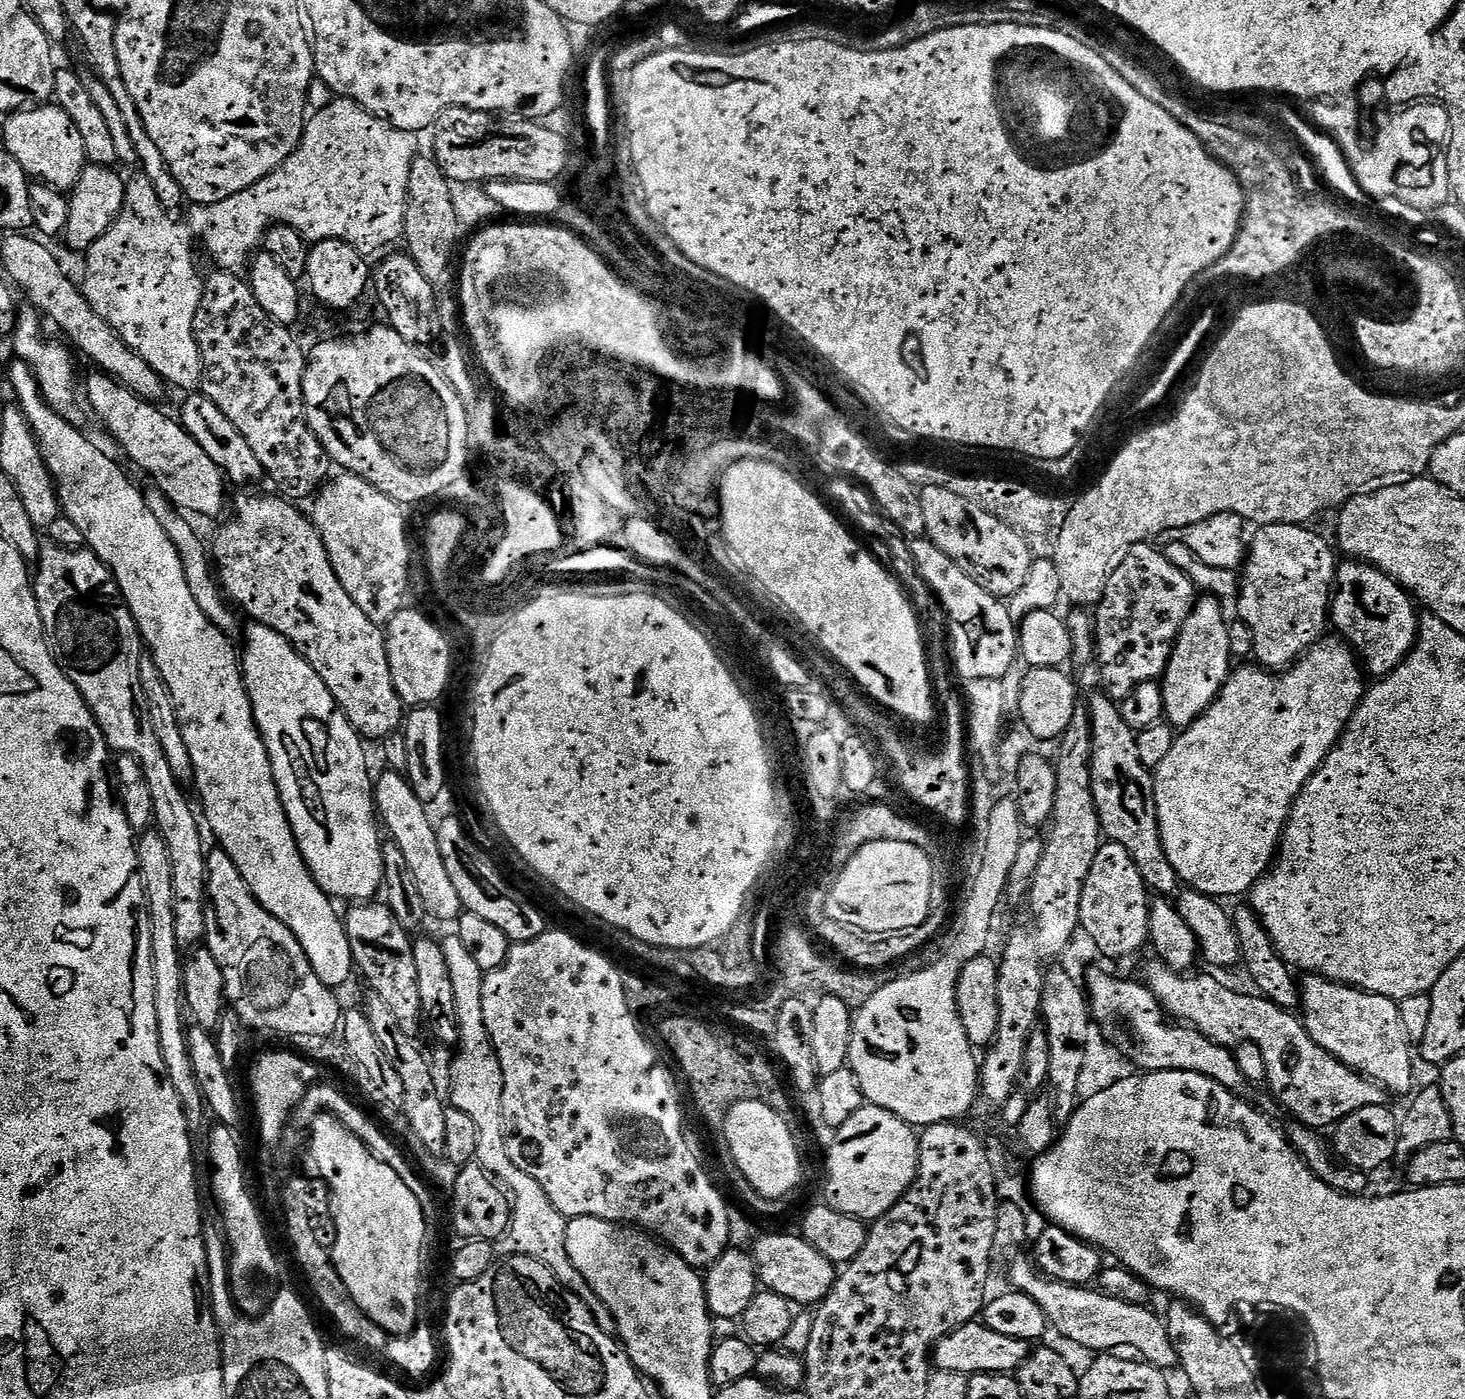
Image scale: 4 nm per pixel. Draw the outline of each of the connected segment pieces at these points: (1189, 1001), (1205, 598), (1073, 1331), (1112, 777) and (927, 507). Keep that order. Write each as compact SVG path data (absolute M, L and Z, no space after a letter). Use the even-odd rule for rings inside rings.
M1159 958L1153 959L1153 964L1144 968L1143 983L1156 995L1161 1008L1173 1021L1186 1024L1189 1028L1196 1028L1206 1038L1221 1044L1224 1048L1235 1049L1237 1045L1248 1041L1258 1046L1266 1064L1267 1087L1272 1087L1276 1100L1292 1115L1291 1119L1297 1124L1304 1124L1308 1128L1317 1130L1331 1129L1345 1120L1350 1114L1362 1110L1366 1106L1385 1106L1390 1100L1381 1084L1375 1084L1368 1077L1346 1067L1338 1058L1334 1058L1304 1029L1303 1019L1293 1014L1289 1009L1274 1006L1265 996L1235 992L1216 982L1210 974L1192 976L1196 974L1181 974L1173 968L1167 968Z
M1209 594L1201 595L1172 646L1172 657L1169 658L1164 671L1162 687L1164 714L1167 723L1171 724L1173 729L1189 728L1213 704L1220 688L1229 678L1234 657L1227 634L1229 621L1224 620L1224 612L1220 607L1221 601L1216 597Z
M1028 1258L1026 1260L1014 1261L1008 1276L1012 1279L1011 1287L1017 1292L1034 1298L1034 1302L1038 1302L1038 1306L1042 1306L1042 1310L1046 1314L1049 1325L1054 1329L1054 1332L1057 1332L1060 1336L1065 1336L1070 1343L1096 1352L1092 1354L1108 1354L1113 1350L1124 1350L1120 1348L1133 1348L1136 1351L1133 1353L1139 1354L1147 1363L1158 1369L1169 1370L1168 1368L1173 1367L1175 1369L1177 1367L1176 1347L1174 1342L1170 1342L1167 1323L1161 1317L1159 1320L1151 1312L1151 1307L1131 1305L1130 1302L1119 1301L1118 1298L1112 1298L1101 1290L1091 1292L1093 1289L1088 1286L1076 1287L1074 1285L1057 1283L1055 1280L1048 1279L1047 1276L1041 1274L1033 1261Z
M1098 692L1091 700L1088 713L1091 722L1091 792L1094 794L1096 812L1099 814L1101 833L1111 843L1122 846L1130 853L1144 884L1151 891L1166 898L1171 897L1179 891L1180 879L1165 856L1157 818L1155 777L1138 757L1135 729L1125 724L1117 703L1105 693Z
M941 487L920 488L919 495L925 519L924 536L936 544L938 550L942 550L942 554L946 554L946 558L950 558L950 562L958 566L958 570L974 578L974 582L978 582L978 586L982 586L982 590L986 590L992 596L1009 598L1022 590L1027 575L1030 574L1034 557L1030 546L1021 535L1014 534L1005 522L999 521L993 514L986 513L980 506L950 494L948 490Z

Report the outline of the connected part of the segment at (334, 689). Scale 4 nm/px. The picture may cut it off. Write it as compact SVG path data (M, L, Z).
M279 494L242 497L236 504L232 521L216 536L214 568L218 573L218 583L223 595L245 617L248 615L249 621L278 630L278 634L285 636L310 662L361 737L369 741L383 741L395 733L406 719L406 705L394 690L390 674L385 633L381 625L372 622L343 589L334 566L328 560L319 530L307 515L304 517L296 508L299 507L293 501Z

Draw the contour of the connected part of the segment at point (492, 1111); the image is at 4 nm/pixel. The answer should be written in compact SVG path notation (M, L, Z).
M452 934L452 936L446 938L443 937L442 943L444 945L444 953L446 954L446 967L450 970L450 982L454 985L454 1006L456 1007L456 1021L458 1022L458 1028L460 1030L460 1042L455 1049L455 1052L457 1051L456 1061L452 1064L450 1104L451 1107L462 1110L462 1114L470 1114L474 1126L478 1126L478 1150L476 1151L476 1160L480 1167L495 1177L497 1181L507 1185L509 1189L511 1189L510 1187L516 1188L516 1200L514 1196L515 1219L513 1219L510 1229L512 1241L509 1242L509 1249L507 1251L517 1256L530 1256L533 1260L545 1264L590 1310L590 1314L594 1318L596 1325L601 1328L606 1335L615 1337L616 1323L610 1314L610 1310L606 1306L606 1302L602 1302L602 1298L598 1298L598 1294L594 1294L594 1290L590 1290L590 1282L586 1282L586 1278L582 1278L582 1274L578 1274L574 1262L570 1262L570 1254L566 1248L568 1220L561 1212L552 1208L551 1202L544 1198L543 1192L539 1190L534 1191L532 1179L522 1170L518 1170L518 1166L514 1166L514 1162L510 1162L510 1154L506 1154L504 1119L502 1118L502 1090L504 1089L502 1062L498 1062L498 1054L494 1050L492 1039L490 1038L490 1030L486 1030L486 1018L482 1014L482 986L484 985L486 973L480 969L478 962L474 962L470 950L466 950L466 946L462 946L459 935Z

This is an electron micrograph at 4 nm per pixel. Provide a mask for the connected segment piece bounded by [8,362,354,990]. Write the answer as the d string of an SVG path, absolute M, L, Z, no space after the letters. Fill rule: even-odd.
M16 362L13 365L8 372L8 380L16 395L15 403L34 430L36 444L56 486L62 516L78 526L84 535L85 545L112 571L119 595L123 603L128 605L136 629L140 631L140 639L170 690L182 738L186 738L186 750L190 750L196 788L204 803L203 819L206 824L208 819L213 834L220 839L217 840L219 847L230 854L230 858L234 858L234 866L238 866L256 901L270 914L274 914L278 922L285 924L294 938L298 938L306 958L310 958L310 966L314 966L314 974L318 974L326 987L340 990L351 978L352 972L354 974L345 921L340 912L336 913L337 905L328 893L316 885L316 879L312 877L311 870L298 850L292 827L284 813L284 803L280 800L280 791L276 788L276 779L272 777L272 764L268 761L264 737L256 728L256 716L252 712L248 691L244 688L242 660L237 649L236 652L232 649L235 648L233 641L224 636L222 630L218 630L218 626L214 626L210 618L202 614L198 602L194 602L194 594L190 594L190 586L186 584L182 558L178 558L174 542L166 538L166 530L158 526L158 518L150 514L150 506L146 506L144 501L144 492L136 489L128 481L127 474L98 445L91 444L76 429L77 425L73 421L57 415L49 407L40 393L36 376L26 364Z

